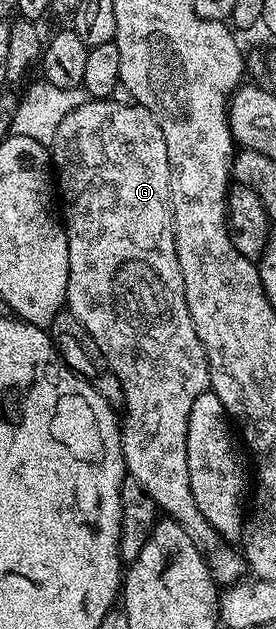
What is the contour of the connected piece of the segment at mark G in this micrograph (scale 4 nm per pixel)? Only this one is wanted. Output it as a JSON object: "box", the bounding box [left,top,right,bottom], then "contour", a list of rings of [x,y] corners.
{"box":[50,98,246,586],"contour":[[[89,98],[82,106],[78,106],[66,118],[62,118],[62,126],[58,126],[58,134],[54,134],[54,142],[50,146],[50,164],[54,169],[55,179],[58,181],[58,196],[64,199],[64,216],[62,223],[64,233],[68,239],[68,249],[70,250],[70,274],[68,275],[68,298],[66,301],[67,311],[71,312],[82,326],[96,340],[98,350],[106,358],[108,367],[122,384],[124,391],[124,407],[122,409],[122,423],[120,426],[120,445],[124,455],[124,467],[127,475],[142,486],[142,490],[153,502],[157,509],[167,519],[176,520],[190,534],[190,538],[206,554],[208,568],[212,571],[212,576],[216,579],[217,585],[227,586],[237,583],[246,576],[246,561],[235,547],[225,546],[221,537],[202,518],[198,510],[198,502],[194,502],[194,494],[190,490],[190,466],[186,462],[186,430],[188,429],[188,419],[190,418],[190,406],[194,406],[194,398],[198,394],[209,391],[210,370],[208,369],[208,359],[206,350],[198,338],[198,330],[194,330],[194,322],[190,318],[190,310],[186,306],[186,290],[182,282],[182,270],[178,266],[178,250],[174,242],[174,226],[172,225],[172,191],[170,190],[170,162],[166,158],[166,138],[162,138],[162,130],[158,122],[146,109],[141,108],[135,102],[119,104],[116,98],[107,100],[94,100]]]}

